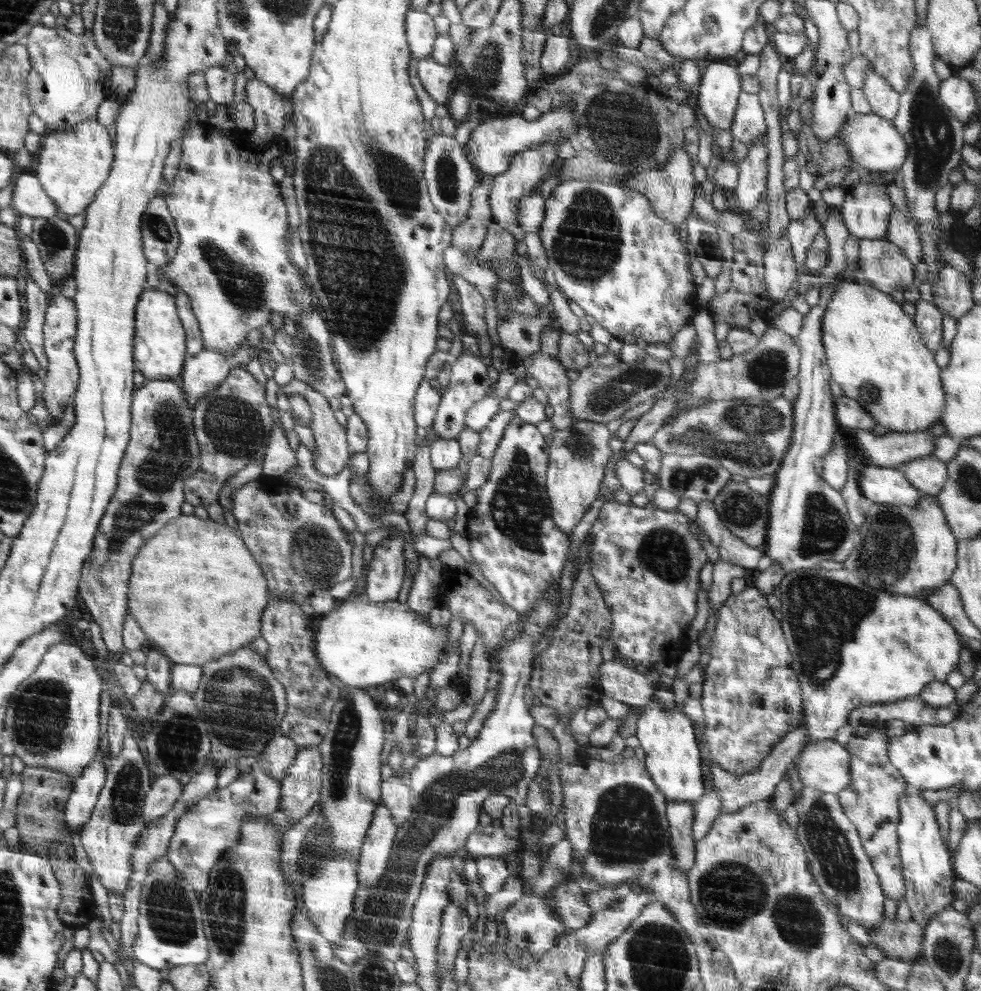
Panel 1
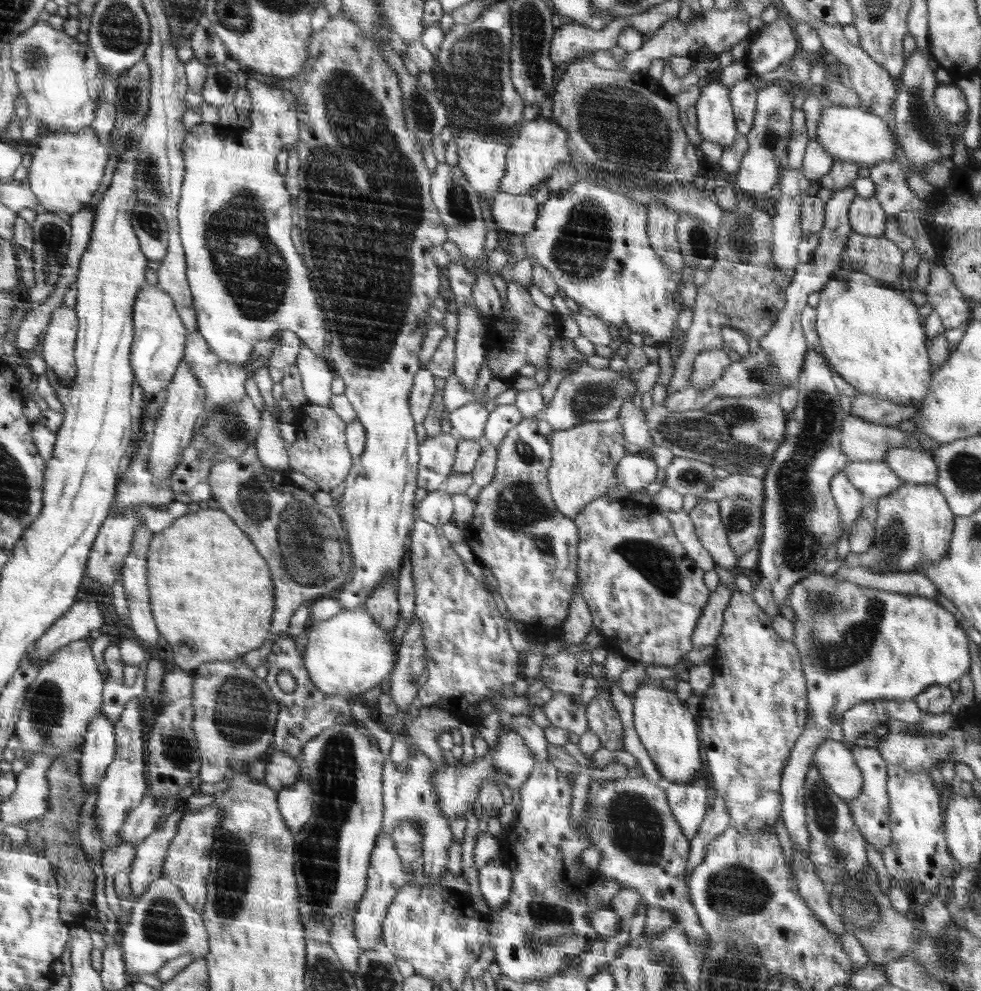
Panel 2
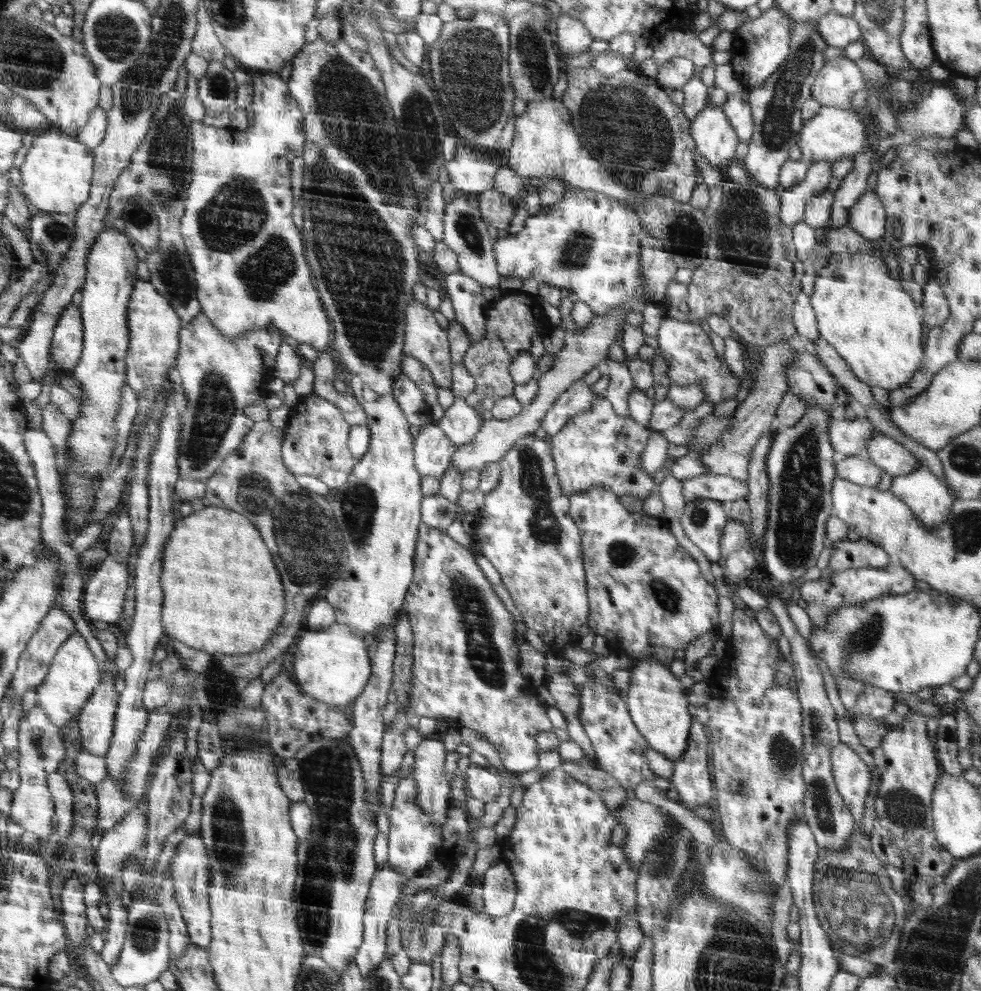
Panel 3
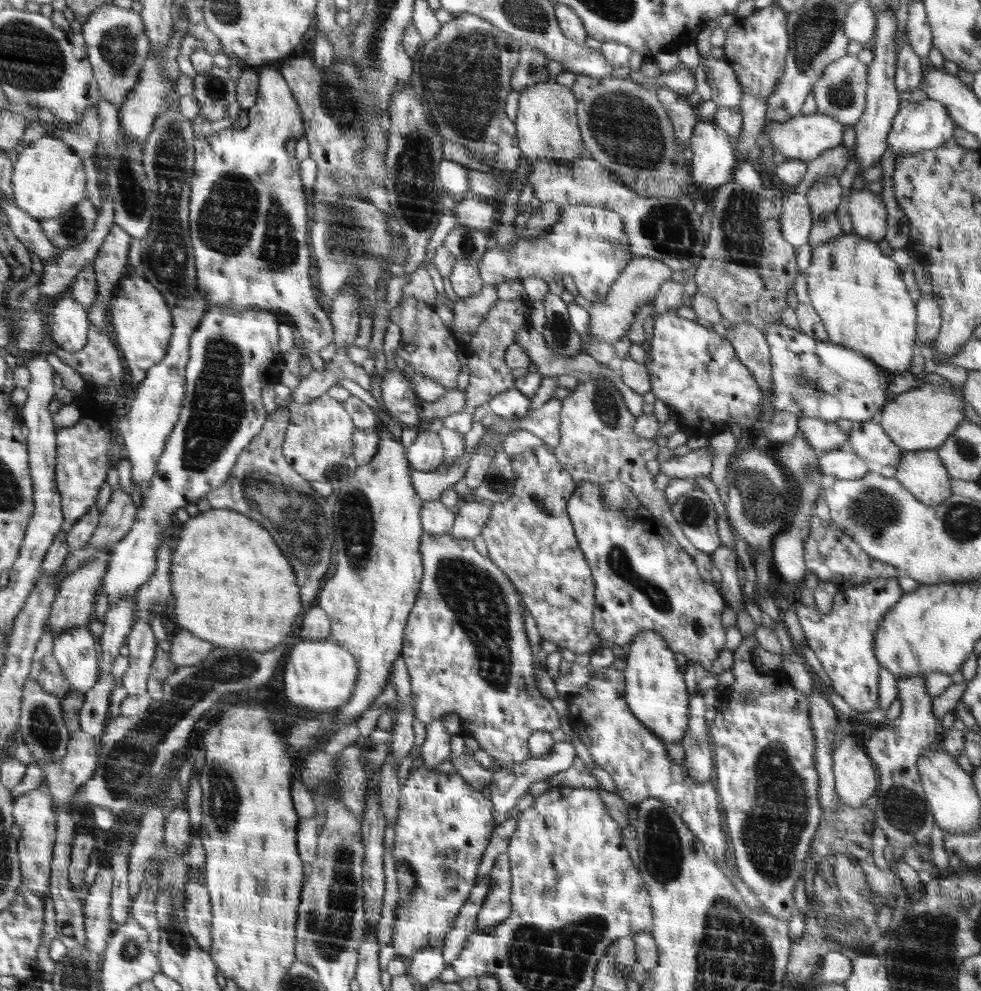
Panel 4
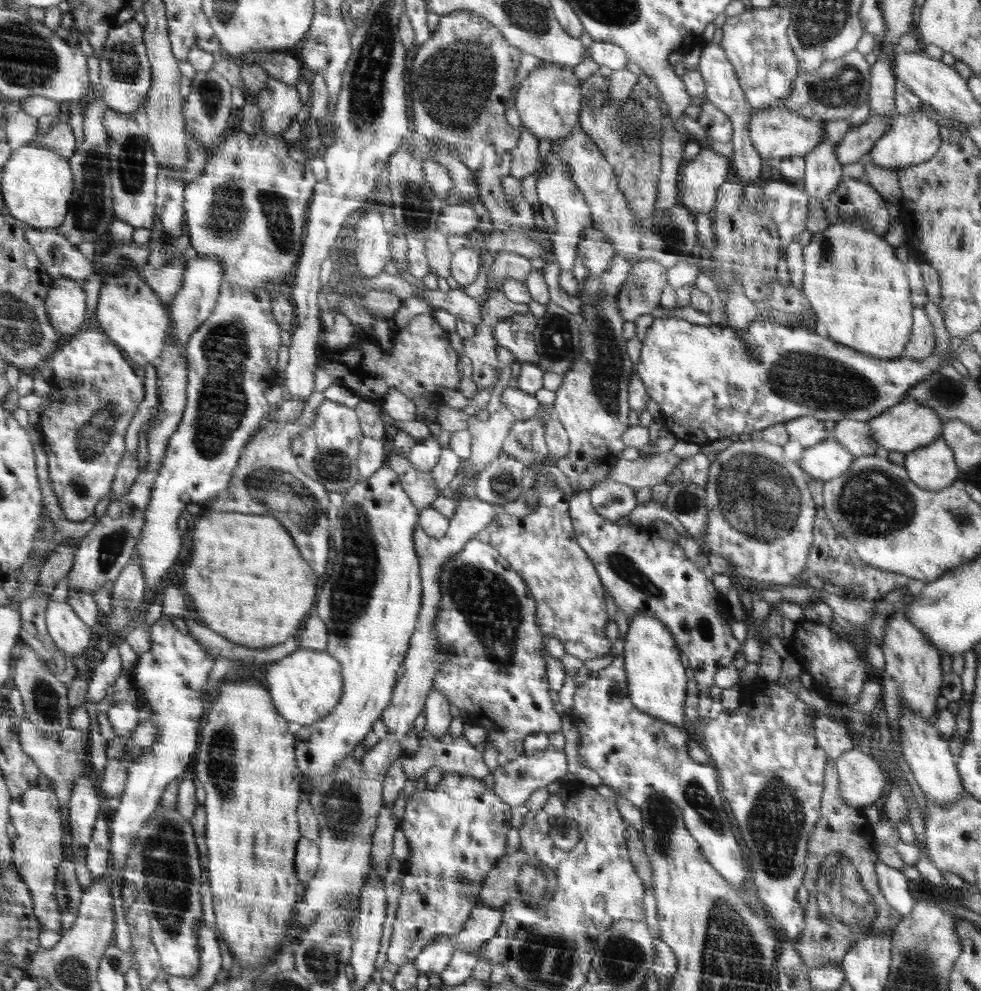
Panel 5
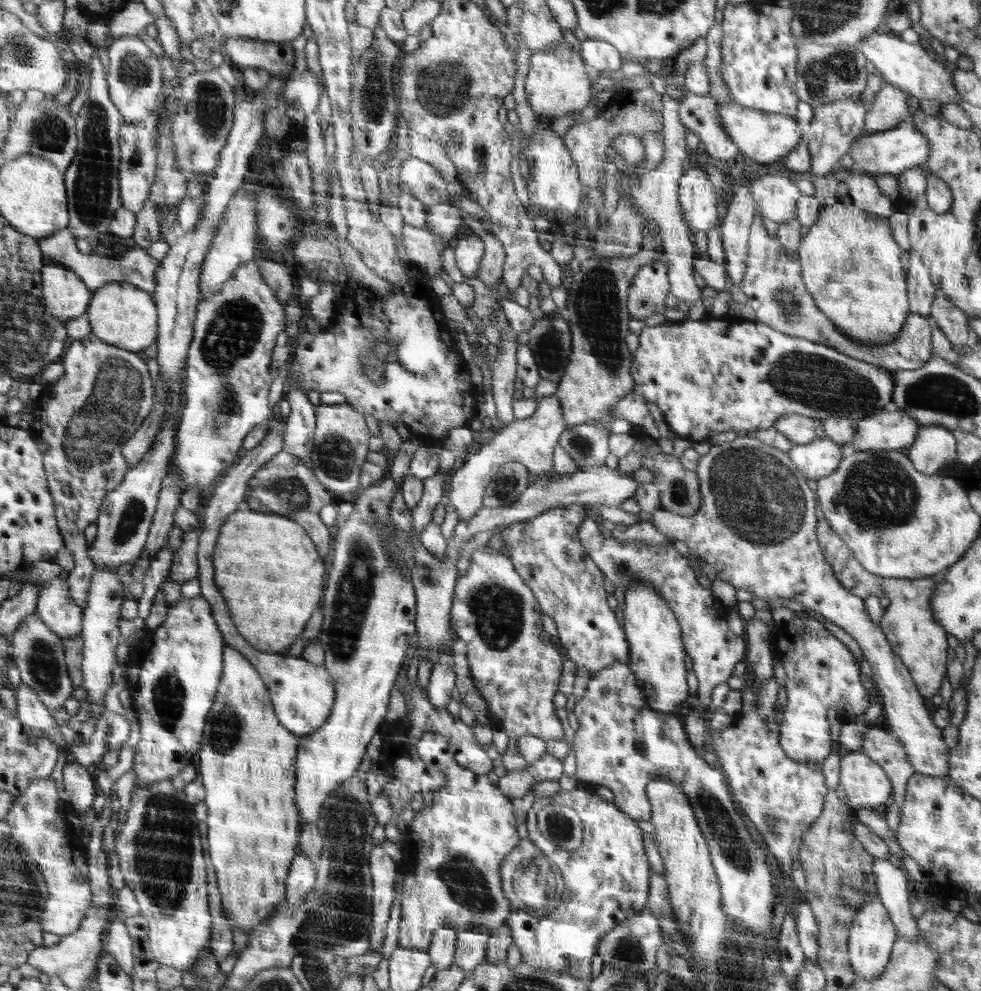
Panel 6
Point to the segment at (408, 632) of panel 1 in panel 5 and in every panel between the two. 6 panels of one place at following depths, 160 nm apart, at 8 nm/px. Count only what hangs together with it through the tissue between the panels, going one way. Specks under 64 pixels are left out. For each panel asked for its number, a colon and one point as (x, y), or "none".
2: (349, 653)
3: (332, 665)
4: (320, 675)
5: (306, 685)

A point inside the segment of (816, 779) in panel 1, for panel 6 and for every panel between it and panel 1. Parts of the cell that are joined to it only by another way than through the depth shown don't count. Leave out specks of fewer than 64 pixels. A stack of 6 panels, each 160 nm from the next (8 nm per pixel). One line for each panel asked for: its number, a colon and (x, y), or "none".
2: (835, 762)
3: (852, 777)
4: (856, 780)
5: (861, 779)
6: (863, 784)

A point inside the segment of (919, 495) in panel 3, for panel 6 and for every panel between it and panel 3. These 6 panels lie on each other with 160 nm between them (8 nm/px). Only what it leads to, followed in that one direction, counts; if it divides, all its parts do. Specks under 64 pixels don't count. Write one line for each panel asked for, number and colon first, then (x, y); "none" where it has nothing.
4: (921, 473)
5: (932, 467)
6: (934, 447)

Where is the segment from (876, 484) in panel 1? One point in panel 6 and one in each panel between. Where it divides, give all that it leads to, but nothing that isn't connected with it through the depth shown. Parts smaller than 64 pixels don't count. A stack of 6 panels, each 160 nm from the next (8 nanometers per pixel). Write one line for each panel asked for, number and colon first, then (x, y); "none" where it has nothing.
2: (874, 479)
3: (858, 469)
4: (841, 464)
5: (826, 460)
6: (819, 458)

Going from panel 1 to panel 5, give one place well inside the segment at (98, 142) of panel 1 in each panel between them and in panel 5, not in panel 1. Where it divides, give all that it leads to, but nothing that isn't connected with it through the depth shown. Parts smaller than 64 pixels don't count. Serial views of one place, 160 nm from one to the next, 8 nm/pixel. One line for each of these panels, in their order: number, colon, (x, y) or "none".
2: (67, 168)
3: (57, 174)
4: (48, 179)
5: (37, 184)

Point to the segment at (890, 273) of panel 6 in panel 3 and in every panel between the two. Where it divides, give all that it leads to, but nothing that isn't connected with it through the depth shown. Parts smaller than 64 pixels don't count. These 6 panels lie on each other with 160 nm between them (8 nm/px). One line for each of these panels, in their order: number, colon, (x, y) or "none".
3: (868, 318)
4: (858, 292)
5: (857, 287)

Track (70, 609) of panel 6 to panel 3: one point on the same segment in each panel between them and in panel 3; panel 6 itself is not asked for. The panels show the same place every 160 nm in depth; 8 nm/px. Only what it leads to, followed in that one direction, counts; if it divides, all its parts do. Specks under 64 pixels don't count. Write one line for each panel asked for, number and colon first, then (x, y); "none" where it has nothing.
3: (73, 676)
4: (74, 649)
5: (69, 631)

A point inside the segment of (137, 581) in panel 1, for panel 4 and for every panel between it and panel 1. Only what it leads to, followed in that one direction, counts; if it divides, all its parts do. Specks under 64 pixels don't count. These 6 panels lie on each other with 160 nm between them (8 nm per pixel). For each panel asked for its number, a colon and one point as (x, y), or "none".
2: (212, 598)
3: (222, 595)
4: (231, 586)

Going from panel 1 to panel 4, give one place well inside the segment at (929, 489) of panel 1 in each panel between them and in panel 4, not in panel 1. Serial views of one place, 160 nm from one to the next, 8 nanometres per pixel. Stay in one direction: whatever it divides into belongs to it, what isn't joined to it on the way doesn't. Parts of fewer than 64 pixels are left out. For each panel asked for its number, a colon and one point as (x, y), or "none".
2: (917, 467)
3: (887, 454)
4: (868, 440)

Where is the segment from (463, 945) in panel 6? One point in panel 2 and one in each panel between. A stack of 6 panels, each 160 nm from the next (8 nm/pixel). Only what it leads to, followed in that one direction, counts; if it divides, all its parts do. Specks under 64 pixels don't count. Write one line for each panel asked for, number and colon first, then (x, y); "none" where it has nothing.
2: (495, 880)
3: (499, 890)
4: (495, 909)
5: (485, 922)

